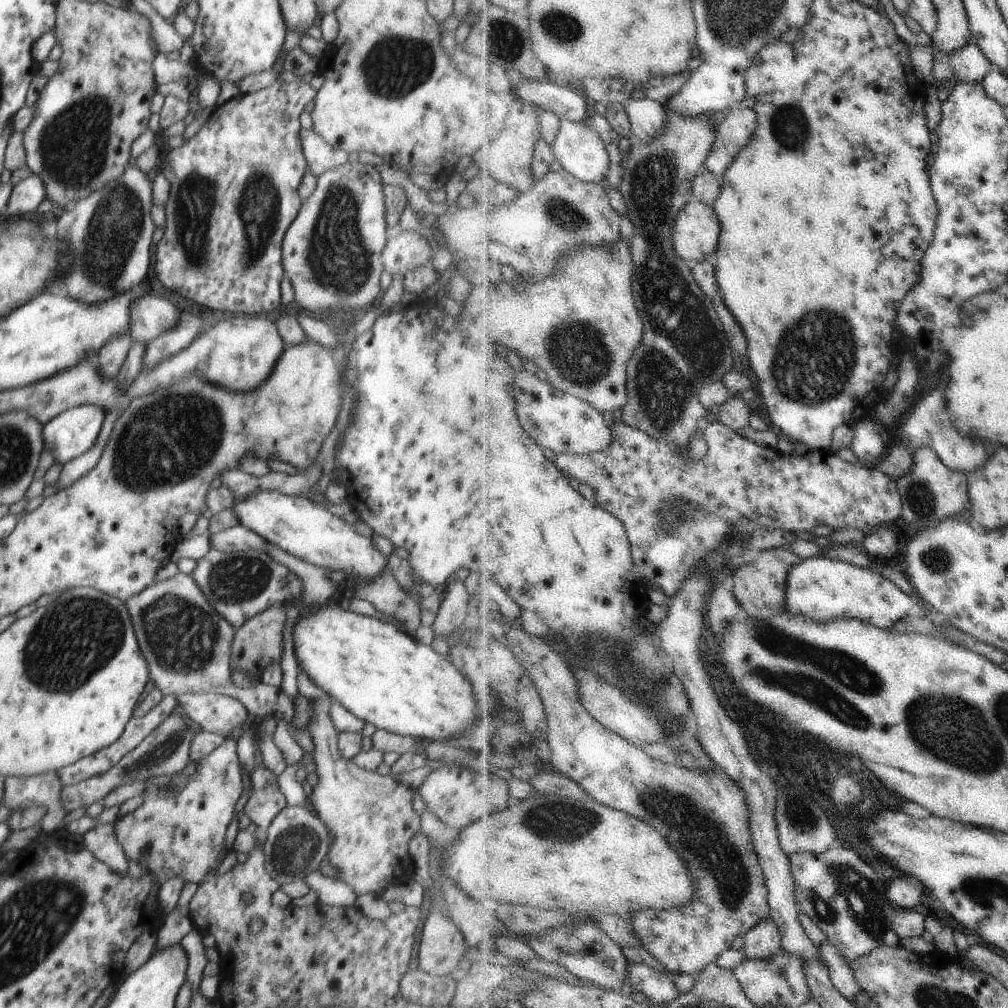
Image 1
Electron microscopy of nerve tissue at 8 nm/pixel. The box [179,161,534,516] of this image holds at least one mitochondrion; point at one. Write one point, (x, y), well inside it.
(339, 257)

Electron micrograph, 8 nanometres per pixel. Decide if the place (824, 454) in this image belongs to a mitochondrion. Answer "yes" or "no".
no

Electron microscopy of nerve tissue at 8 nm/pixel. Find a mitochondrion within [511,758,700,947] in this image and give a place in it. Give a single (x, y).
(564, 821)

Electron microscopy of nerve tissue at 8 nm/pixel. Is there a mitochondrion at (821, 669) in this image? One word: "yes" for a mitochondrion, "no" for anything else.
yes

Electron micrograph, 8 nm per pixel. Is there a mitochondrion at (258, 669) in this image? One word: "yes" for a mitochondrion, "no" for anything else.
no

